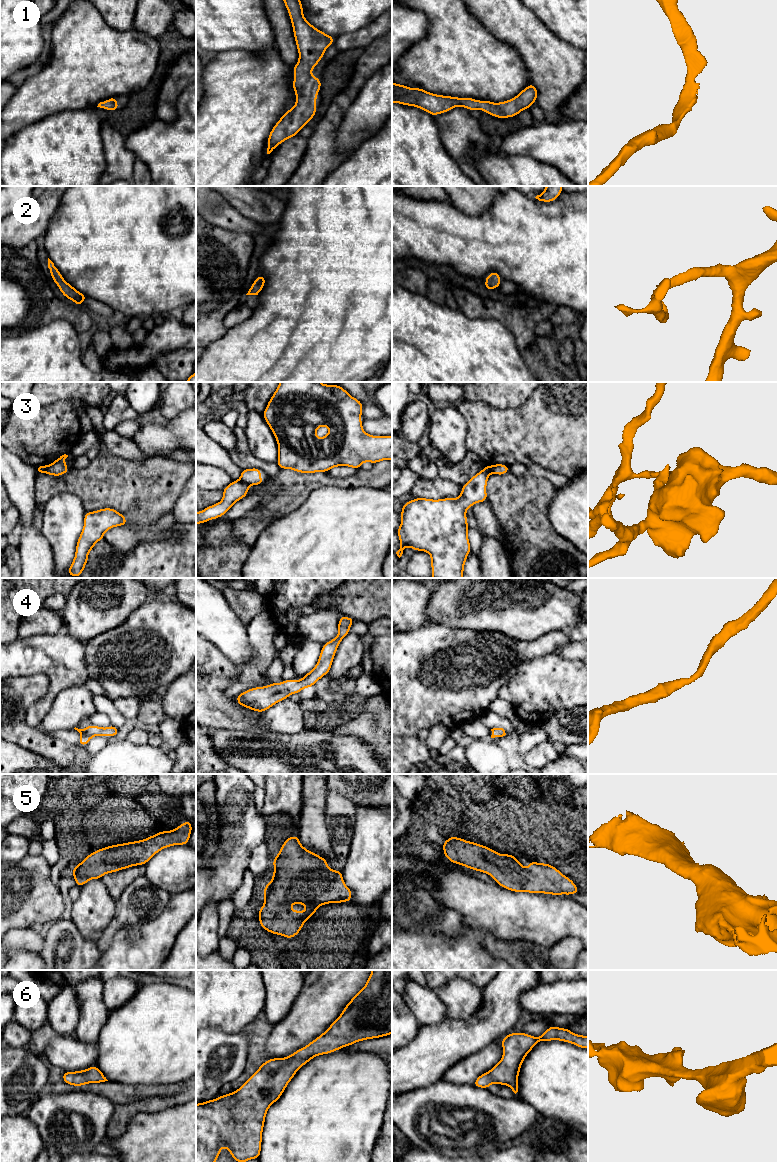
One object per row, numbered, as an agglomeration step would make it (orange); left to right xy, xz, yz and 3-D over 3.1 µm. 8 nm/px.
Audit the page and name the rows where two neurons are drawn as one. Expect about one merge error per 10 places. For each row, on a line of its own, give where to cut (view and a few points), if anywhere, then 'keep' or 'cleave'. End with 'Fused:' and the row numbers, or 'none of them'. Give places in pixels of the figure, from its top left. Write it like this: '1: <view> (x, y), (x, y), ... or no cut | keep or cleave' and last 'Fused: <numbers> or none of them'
1: no cut | keep
2: no cut | keep
3: xz (239, 479), (249, 485) | cleave
4: no cut | keep
5: no cut | keep
6: no cut | keep
Fused: 3

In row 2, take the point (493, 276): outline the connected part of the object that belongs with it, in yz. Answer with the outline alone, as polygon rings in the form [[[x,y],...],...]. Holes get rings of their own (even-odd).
[[[493,271],[485,278],[485,289],[492,290],[498,288],[501,284],[501,281],[500,275]]]

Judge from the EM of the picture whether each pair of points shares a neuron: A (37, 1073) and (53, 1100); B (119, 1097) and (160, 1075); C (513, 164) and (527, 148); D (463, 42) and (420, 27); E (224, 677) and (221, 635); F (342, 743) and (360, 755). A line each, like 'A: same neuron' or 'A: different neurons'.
A: different neurons
B: different neurons
C: different neurons
D: different neurons
E: different neurons
F: same neuron

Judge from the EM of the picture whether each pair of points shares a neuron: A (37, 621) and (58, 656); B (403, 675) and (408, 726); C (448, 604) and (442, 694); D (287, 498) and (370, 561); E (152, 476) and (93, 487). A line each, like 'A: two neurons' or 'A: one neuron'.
A: two neurons
B: one neuron
C: two neurons
D: two neurons
E: one neuron

